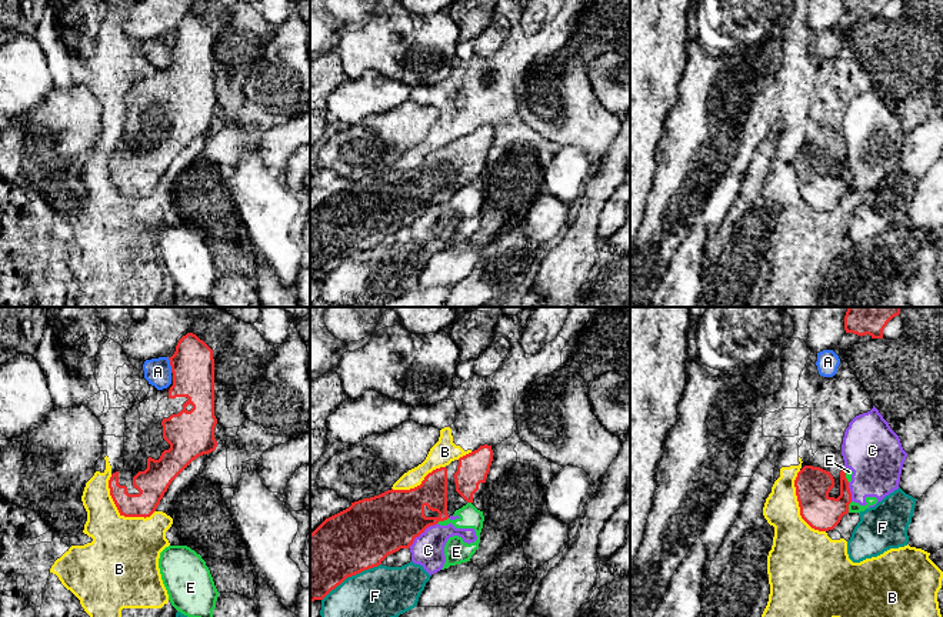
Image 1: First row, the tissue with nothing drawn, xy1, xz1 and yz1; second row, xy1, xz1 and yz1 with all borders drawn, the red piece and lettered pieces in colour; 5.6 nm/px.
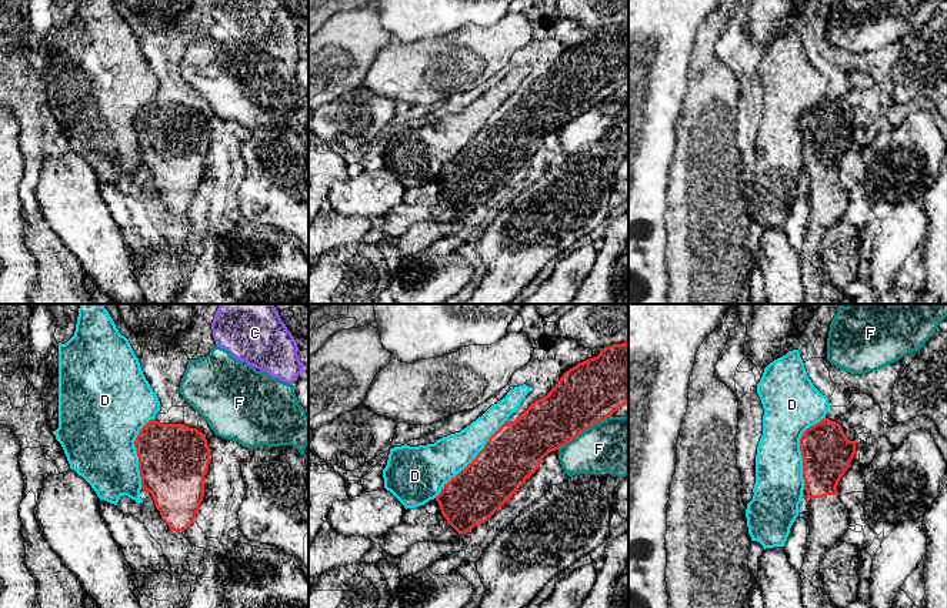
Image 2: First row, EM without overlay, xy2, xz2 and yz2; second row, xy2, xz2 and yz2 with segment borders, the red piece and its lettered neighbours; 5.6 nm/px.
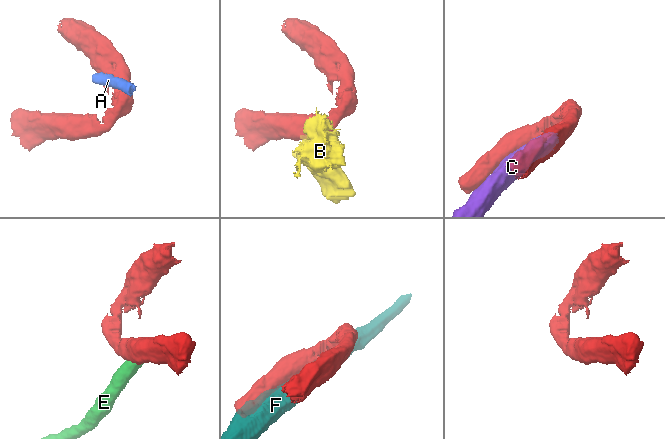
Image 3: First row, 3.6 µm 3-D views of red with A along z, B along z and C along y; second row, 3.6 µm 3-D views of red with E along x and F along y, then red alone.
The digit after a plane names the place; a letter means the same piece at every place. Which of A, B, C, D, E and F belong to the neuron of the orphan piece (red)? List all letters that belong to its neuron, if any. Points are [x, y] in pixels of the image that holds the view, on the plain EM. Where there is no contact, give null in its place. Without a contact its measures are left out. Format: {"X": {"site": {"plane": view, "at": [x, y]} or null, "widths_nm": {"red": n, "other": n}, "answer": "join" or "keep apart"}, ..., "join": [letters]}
{"A": {"site": {"plane": "xy1", "at": [170, 44]}, "widths_nm": {"red": 240, "other": 160}, "answer": "keep apart"}, "B": {"site": {"plane": "xy1", "at": [119, 192]}, "widths_nm": {"red": 170, "other": 400}, "answer": "keep apart"}, "C": {"site": {"plane": "xz1", "at": [420, 213]}, "widths_nm": {"red": 340, "other": 190}, "answer": "keep apart"}, "D": {"site": {"plane": "xz2", "at": [473, 140]}, "widths_nm": {"red": 320, "other": 240}, "answer": "keep apart"}, "E": {"site": {"plane": "xz1", "at": [442, 200]}, "widths_nm": {"red": 300, "other": 140}, "answer": "keep apart"}, "F": {"site": {"plane": "xz1", "at": [350, 256]}, "widths_nm": {"red": 360, "other": 320}, "answer": "keep apart"}, "join": []}

